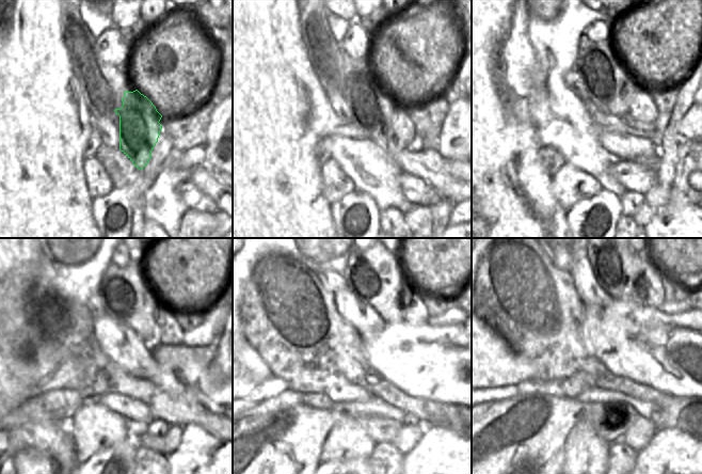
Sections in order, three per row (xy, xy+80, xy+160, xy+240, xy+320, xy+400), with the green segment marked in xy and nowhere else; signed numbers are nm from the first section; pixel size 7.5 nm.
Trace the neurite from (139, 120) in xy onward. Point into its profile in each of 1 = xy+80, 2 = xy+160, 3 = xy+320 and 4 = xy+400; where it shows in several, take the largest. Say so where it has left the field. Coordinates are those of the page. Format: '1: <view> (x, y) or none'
1: xy+80 (375, 109)
2: xy+160 (595, 62)
3: xy+320 (376, 275)
4: xy+400 (616, 266)

